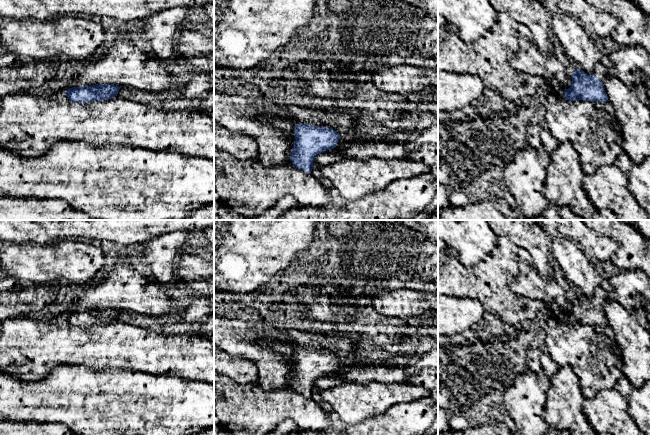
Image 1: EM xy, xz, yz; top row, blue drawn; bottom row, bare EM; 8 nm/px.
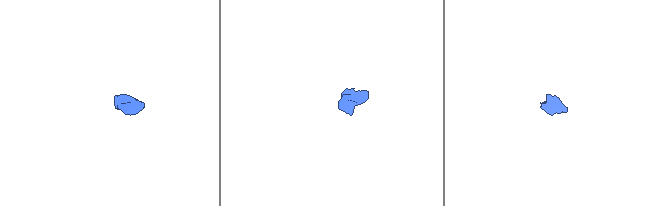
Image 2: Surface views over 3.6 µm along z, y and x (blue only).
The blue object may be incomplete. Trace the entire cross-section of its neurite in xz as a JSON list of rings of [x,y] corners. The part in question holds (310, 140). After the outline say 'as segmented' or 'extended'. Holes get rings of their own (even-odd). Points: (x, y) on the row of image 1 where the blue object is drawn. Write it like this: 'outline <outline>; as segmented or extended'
outline [[[296,124],[294,133],[295,141],[290,159],[296,168],[301,169],[305,173],[311,173],[315,156],[334,149],[340,137],[331,128],[307,124]]]; as segmented

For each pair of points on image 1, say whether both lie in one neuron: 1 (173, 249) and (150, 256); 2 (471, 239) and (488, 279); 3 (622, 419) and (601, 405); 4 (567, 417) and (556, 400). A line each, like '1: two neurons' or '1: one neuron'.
1: one neuron
2: two neurons
3: one neuron
4: one neuron

